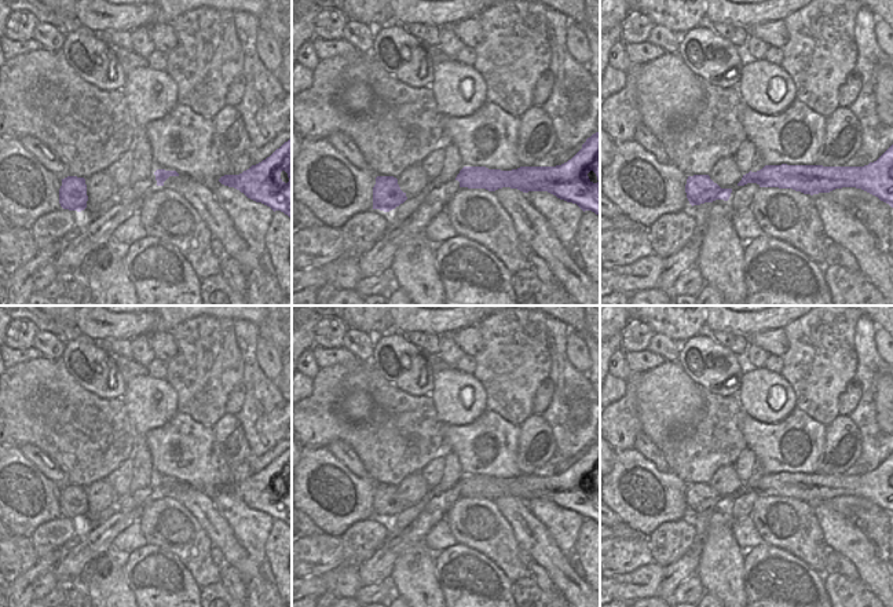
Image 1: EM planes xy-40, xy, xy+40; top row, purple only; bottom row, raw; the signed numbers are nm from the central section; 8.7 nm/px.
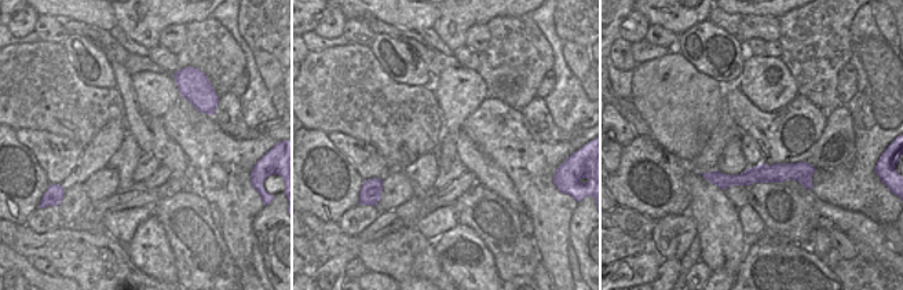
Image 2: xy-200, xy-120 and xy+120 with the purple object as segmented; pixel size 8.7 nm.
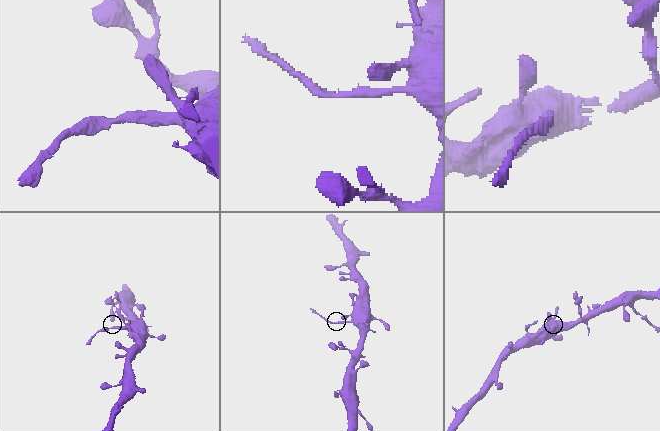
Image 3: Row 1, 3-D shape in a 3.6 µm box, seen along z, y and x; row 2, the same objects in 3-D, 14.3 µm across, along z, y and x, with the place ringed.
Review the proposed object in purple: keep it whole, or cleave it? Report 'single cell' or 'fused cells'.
fused cells

